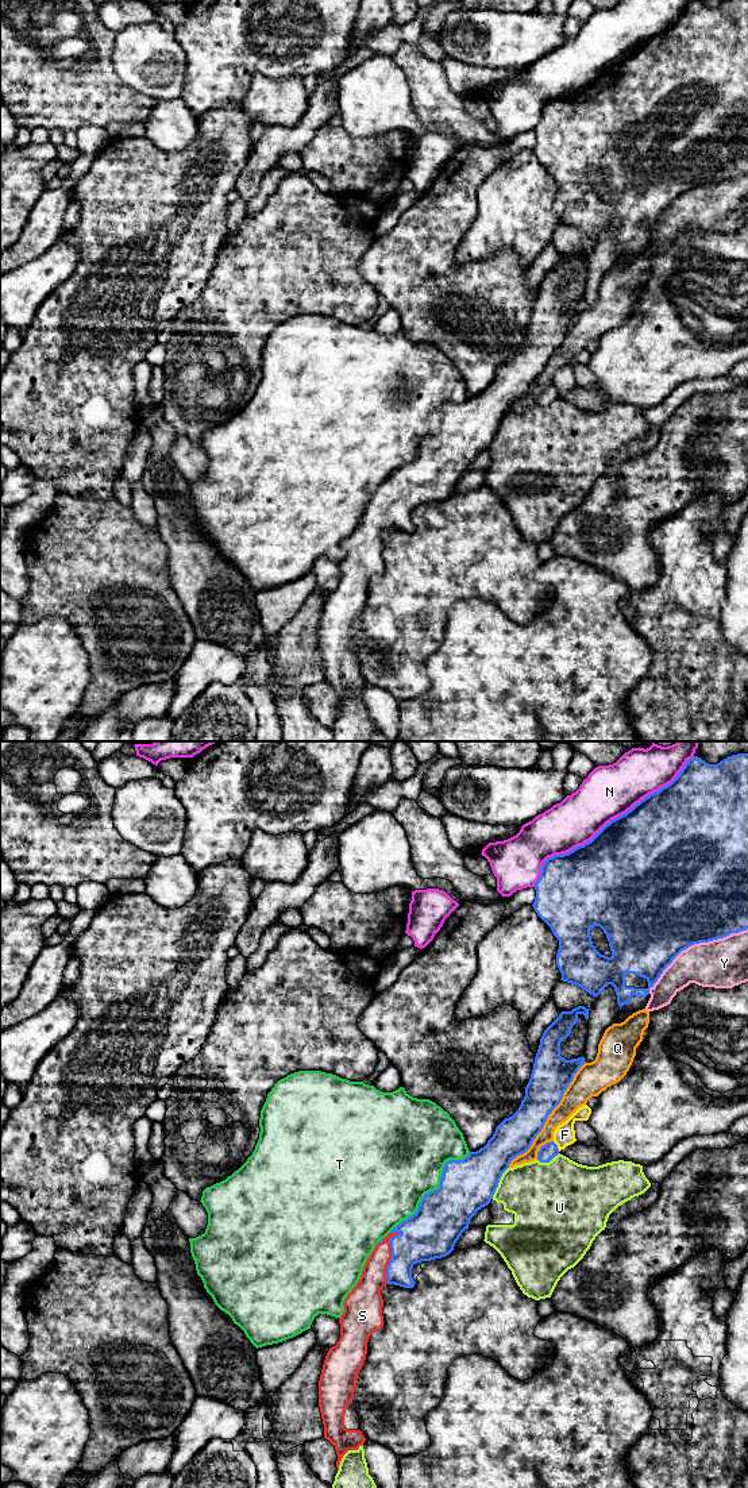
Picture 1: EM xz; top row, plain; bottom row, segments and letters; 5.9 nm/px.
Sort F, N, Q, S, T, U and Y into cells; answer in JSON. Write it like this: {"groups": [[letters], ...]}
{"groups": [["F"], ["N"], ["Q", "Y"], ["S"], ["T"], ["U"]]}

